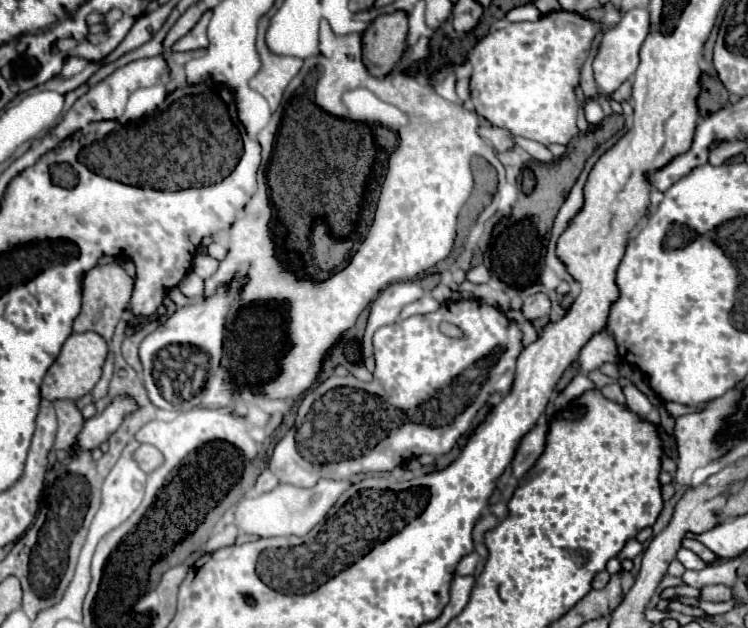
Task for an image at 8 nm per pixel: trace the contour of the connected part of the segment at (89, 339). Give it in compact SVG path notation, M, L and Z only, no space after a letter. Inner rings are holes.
M97 332L71 334L65 340L65 344L63 344L61 354L51 364L51 368L47 370L47 374L43 378L41 396L47 398L47 400L51 400L51 402L53 400L61 400L61 398L79 400L81 396L85 396L87 392L91 392L93 386L99 382L105 358L107 358L107 342Z

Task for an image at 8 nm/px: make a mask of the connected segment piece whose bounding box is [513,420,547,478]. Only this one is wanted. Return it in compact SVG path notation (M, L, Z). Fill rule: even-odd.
M539 420L537 426L521 440L519 450L513 458L515 478L523 478L535 466L537 458L545 450L545 436L547 436L547 424L545 424L545 420Z

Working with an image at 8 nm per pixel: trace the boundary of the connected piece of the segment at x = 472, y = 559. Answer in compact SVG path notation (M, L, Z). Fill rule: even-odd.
M471 552L469 556L465 556L465 558L459 562L459 566L457 566L457 574L459 574L459 576L469 576L469 574L473 574L477 562L479 562L477 552Z

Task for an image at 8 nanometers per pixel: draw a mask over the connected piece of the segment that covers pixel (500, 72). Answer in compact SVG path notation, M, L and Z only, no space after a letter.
M549 12L537 22L517 22L505 24L503 28L491 30L469 54L473 64L471 76L471 100L479 116L487 118L493 126L505 126L515 136L523 136L545 146L549 144L569 144L573 136L579 134L575 120L579 112L575 88L579 86L581 66L591 50L593 36L601 30L601 22L593 22L575 12Z

